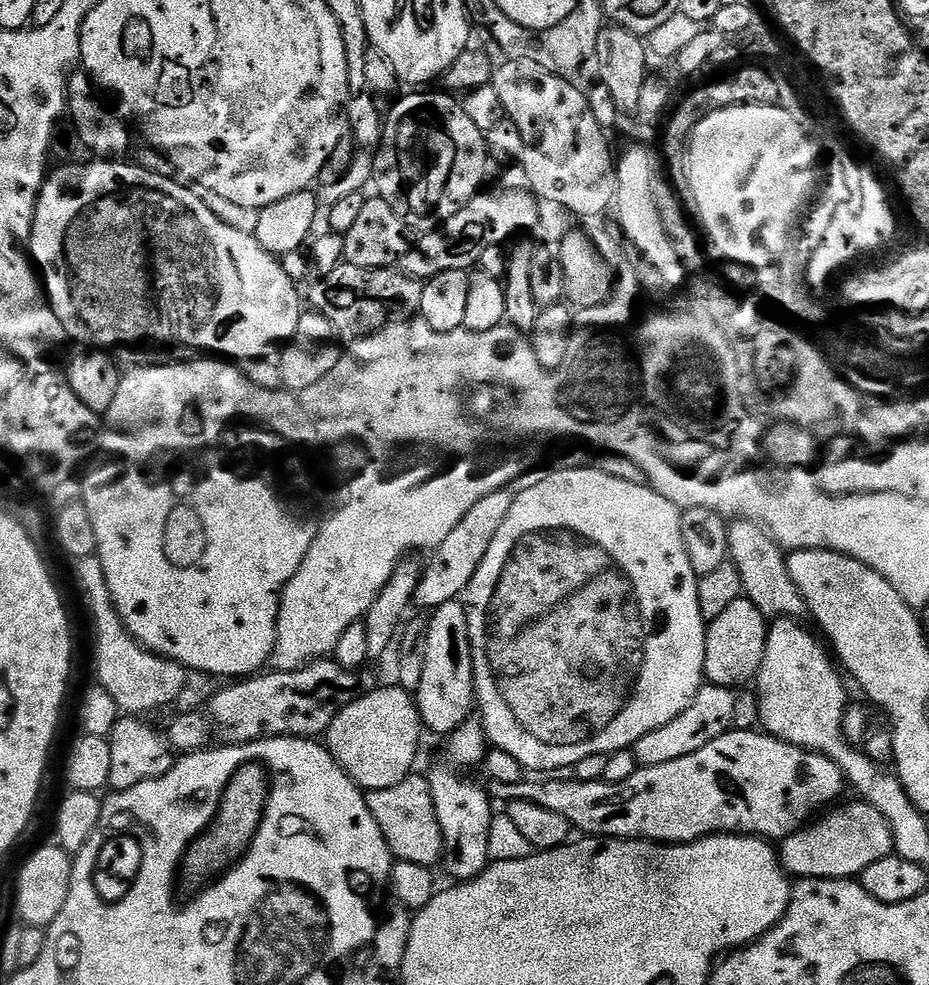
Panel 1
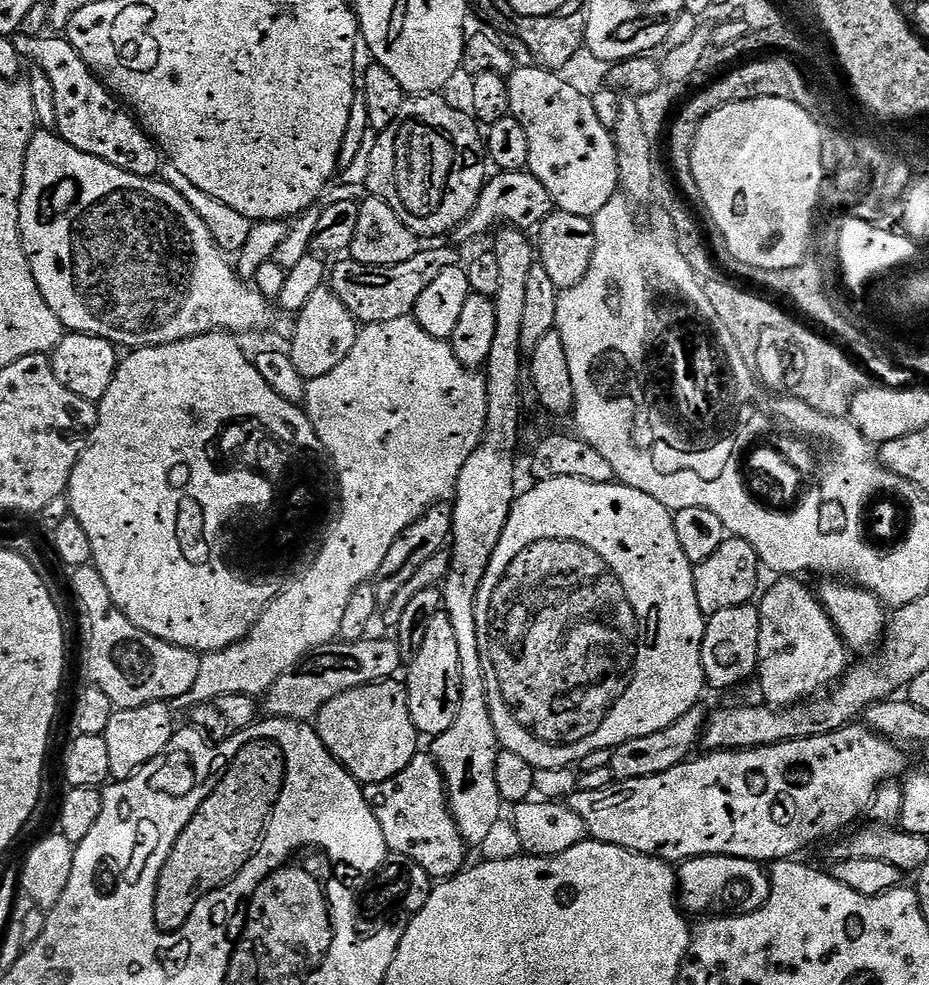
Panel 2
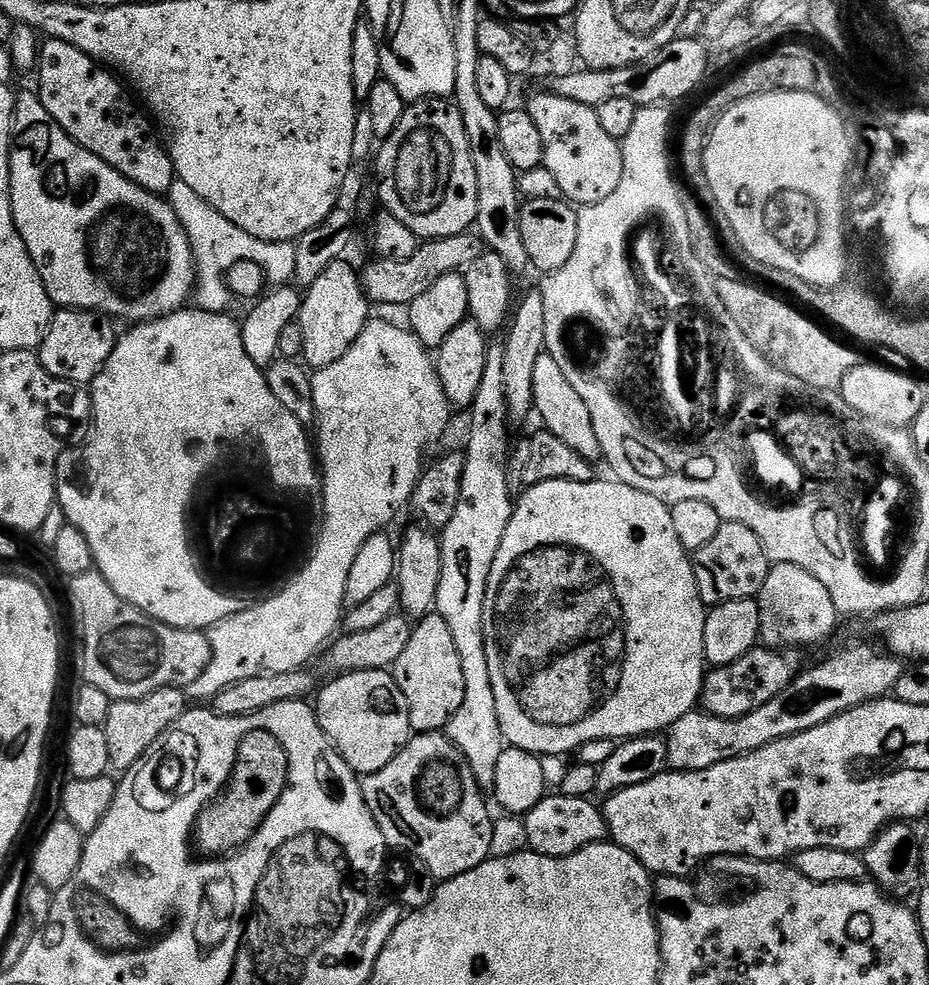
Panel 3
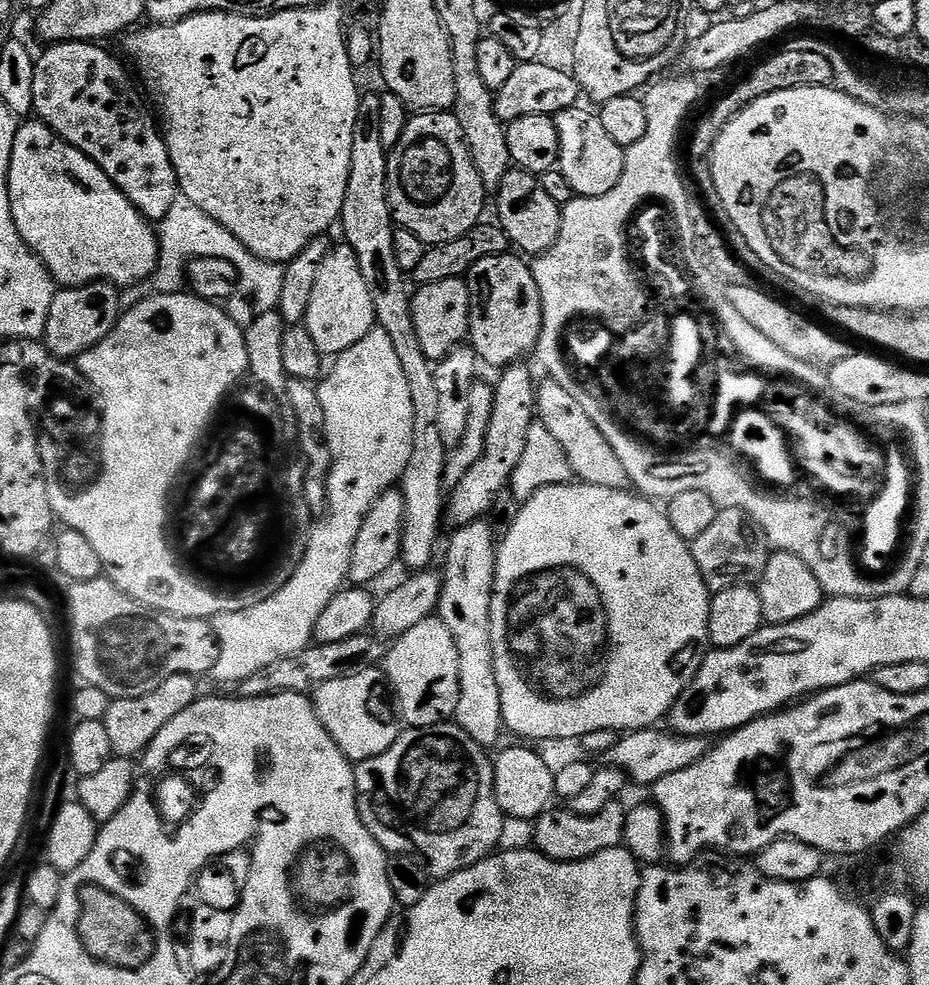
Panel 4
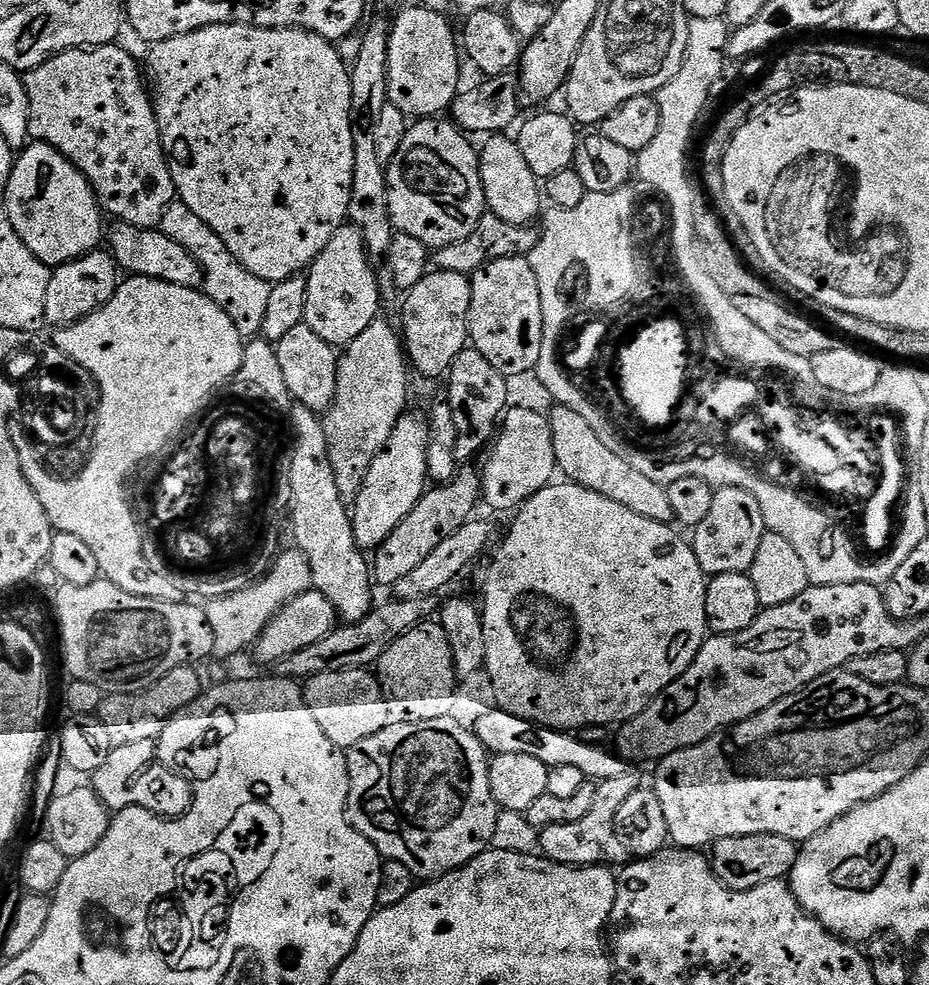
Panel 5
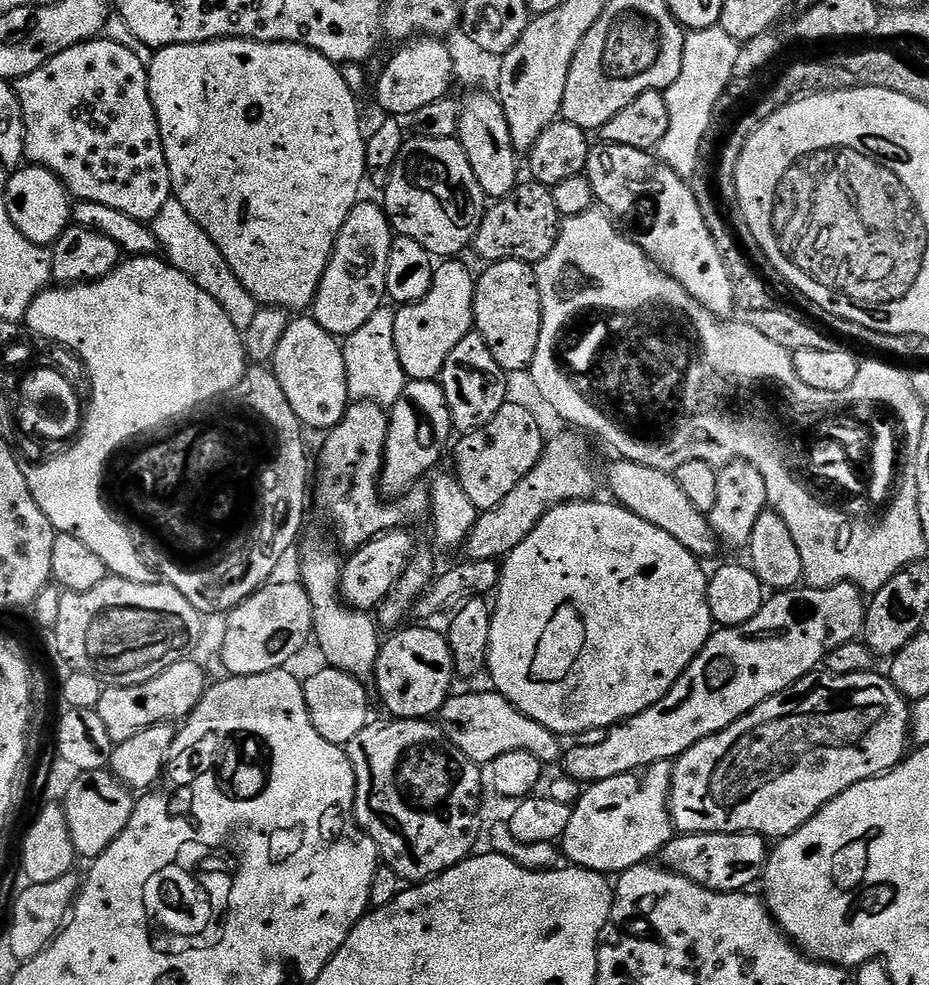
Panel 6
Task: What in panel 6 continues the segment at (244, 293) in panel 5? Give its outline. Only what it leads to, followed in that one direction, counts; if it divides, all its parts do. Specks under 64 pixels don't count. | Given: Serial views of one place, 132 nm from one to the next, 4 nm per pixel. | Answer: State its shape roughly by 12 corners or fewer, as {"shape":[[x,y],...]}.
{"shape":[[175,198],[150,221],[163,259],[244,333],[256,299]]}

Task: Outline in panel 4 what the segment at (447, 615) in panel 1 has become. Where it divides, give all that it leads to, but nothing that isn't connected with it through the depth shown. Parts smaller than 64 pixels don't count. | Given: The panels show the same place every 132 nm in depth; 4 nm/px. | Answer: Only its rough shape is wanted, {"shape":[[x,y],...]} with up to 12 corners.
{"shape":[[418,622],[382,664],[398,715],[429,728],[456,714],[458,646]]}

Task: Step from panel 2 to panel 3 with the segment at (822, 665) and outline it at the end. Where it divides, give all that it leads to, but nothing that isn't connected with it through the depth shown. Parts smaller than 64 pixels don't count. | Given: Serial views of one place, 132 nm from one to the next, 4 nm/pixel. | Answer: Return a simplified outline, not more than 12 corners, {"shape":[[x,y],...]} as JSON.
{"shape":[[771,565],[760,640],[796,650],[832,636],[830,590],[802,566]]}

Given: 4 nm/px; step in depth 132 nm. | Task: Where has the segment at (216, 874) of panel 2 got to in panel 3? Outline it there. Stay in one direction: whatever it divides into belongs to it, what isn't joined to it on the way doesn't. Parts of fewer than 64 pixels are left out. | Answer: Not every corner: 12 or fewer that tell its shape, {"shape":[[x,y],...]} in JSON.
{"shape":[[274,734],[244,735],[228,784],[196,820],[204,858],[247,844],[288,784]]}

